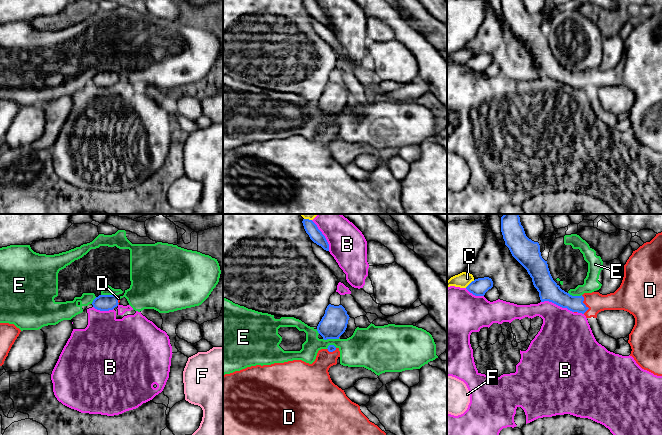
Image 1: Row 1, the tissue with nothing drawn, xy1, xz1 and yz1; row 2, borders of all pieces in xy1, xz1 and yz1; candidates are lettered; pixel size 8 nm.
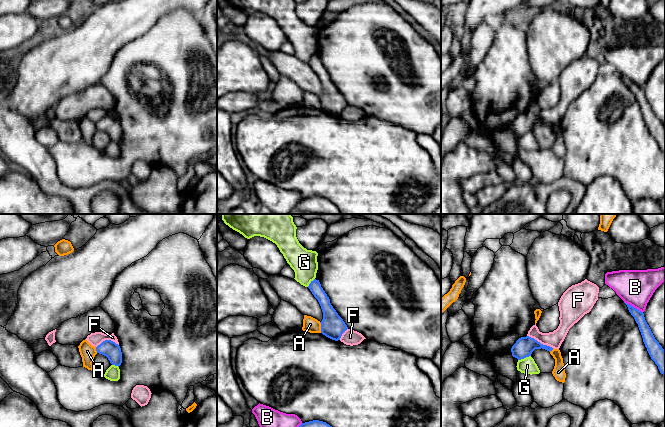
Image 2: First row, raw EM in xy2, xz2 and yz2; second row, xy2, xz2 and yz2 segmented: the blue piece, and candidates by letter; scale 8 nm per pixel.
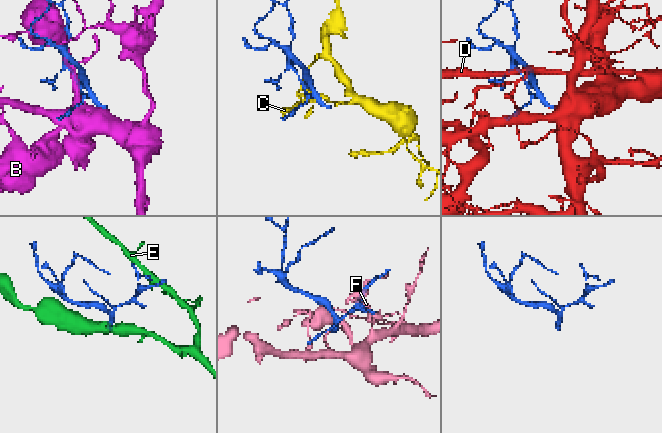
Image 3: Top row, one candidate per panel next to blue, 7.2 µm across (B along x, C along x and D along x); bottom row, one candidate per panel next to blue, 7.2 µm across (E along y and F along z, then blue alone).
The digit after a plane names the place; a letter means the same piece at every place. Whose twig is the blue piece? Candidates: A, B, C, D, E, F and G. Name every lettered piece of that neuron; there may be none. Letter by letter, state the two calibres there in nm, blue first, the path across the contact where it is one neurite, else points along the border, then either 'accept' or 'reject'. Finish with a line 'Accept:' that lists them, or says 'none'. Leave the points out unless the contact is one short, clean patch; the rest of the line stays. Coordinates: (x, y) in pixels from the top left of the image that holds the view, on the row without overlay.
A: 190/120 nm | along xz2 (319, 98), (321, 108) | reject
B: 160/380 nm | reject
C: 140/120 nm | reject
D: 140/160 nm | across yz1 (555, 70), (572, 79), (584, 80), (596, 78) | accept
E: 220/260 nm | along xz1 (339, 114), (323, 115) | reject
F: 160/130 nm | reject
G: 160/130 nm | reject
Accept: D

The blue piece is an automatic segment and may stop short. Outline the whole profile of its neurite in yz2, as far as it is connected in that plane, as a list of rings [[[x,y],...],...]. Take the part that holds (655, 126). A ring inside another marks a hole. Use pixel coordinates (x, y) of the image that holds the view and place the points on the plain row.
[[[625,80],[627,81],[629,88],[638,100],[639,106],[643,114],[643,118],[645,120],[645,123],[647,124],[651,135],[658,142],[660,149],[665,151],[665,126],[655,115],[649,101],[645,96],[644,89],[634,84],[630,80]]]

